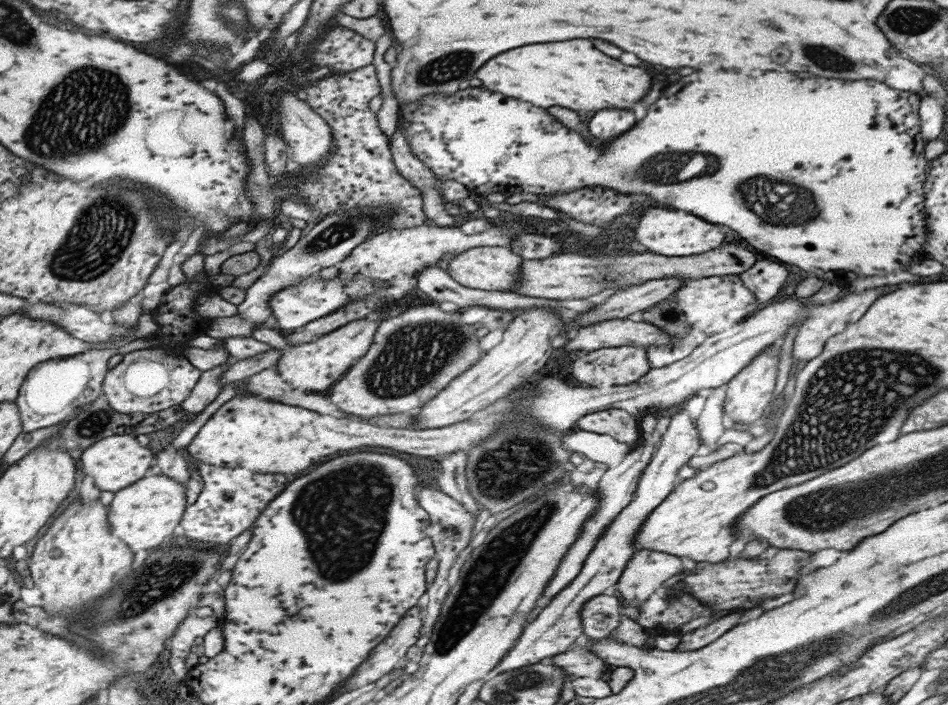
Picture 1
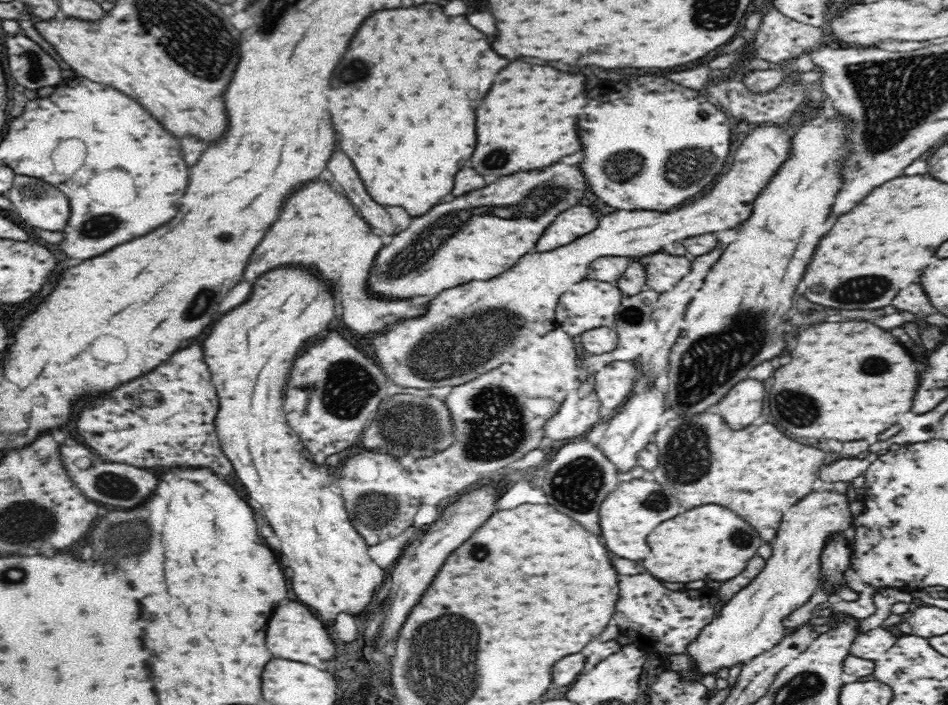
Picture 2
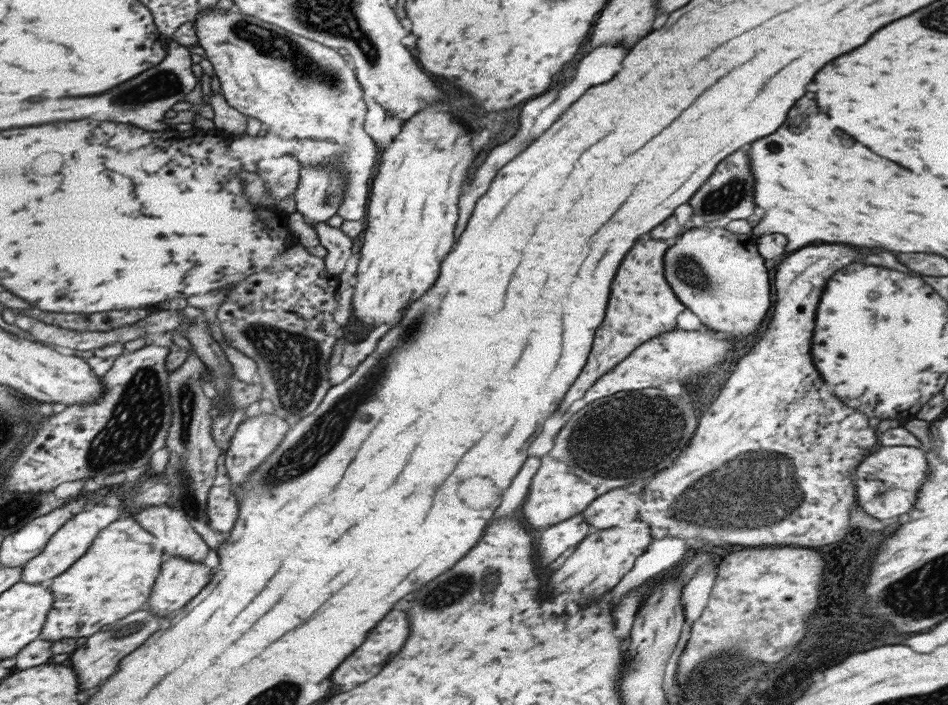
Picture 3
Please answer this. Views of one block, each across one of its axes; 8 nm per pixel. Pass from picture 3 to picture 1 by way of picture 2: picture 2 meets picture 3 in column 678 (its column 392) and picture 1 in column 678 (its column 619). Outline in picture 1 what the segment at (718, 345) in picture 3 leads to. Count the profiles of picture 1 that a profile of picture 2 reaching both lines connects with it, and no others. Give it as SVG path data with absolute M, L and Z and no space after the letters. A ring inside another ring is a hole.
M653 208L645 216L641 216L641 220L635 228L635 240L641 246L645 246L647 252L661 256L687 256L707 252L715 247L713 242L720 240L719 234L719 226L715 226L715 224L703 219L699 220L691 214L683 214L677 210L661 210L661 208Z

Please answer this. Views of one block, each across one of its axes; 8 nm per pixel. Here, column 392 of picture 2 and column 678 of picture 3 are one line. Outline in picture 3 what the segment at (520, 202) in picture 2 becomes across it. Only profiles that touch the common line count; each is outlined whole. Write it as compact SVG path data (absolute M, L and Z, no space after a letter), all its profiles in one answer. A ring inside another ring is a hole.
M691 227L687 232L682 232L677 237L677 242L669 242L669 248L663 254L663 274L667 284L671 286L673 294L679 302L689 309L713 332L725 332L743 338L755 332L759 324L763 322L763 316L767 312L769 302L770 274L763 266L764 258L759 256L756 247L757 238L753 234L735 234L727 232L723 228L695 228Z

